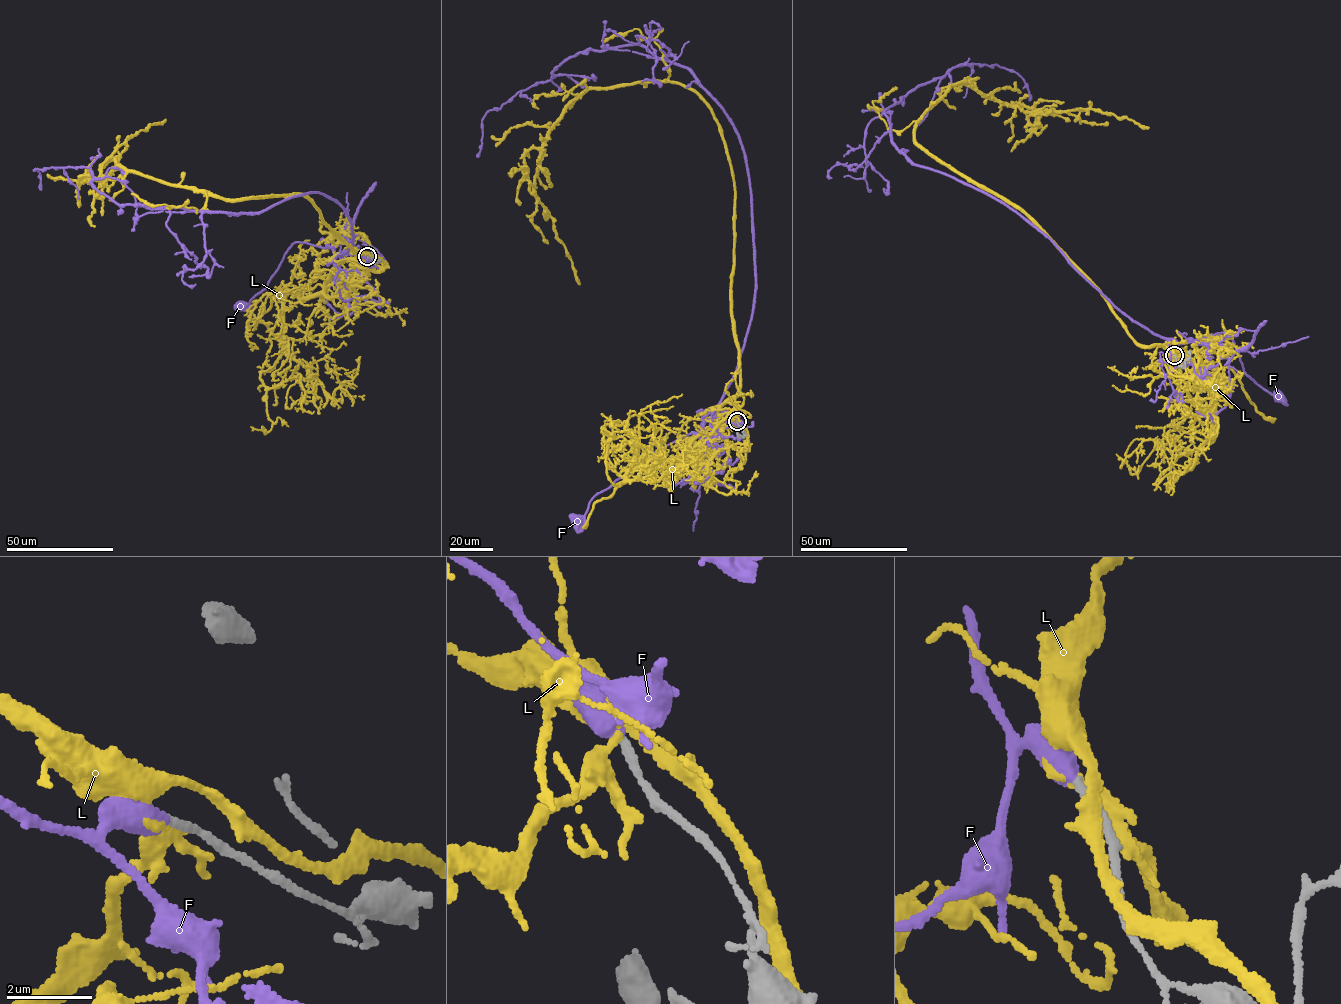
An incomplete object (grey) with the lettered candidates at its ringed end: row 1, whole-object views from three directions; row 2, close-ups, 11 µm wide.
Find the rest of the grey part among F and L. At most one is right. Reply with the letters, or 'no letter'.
F

